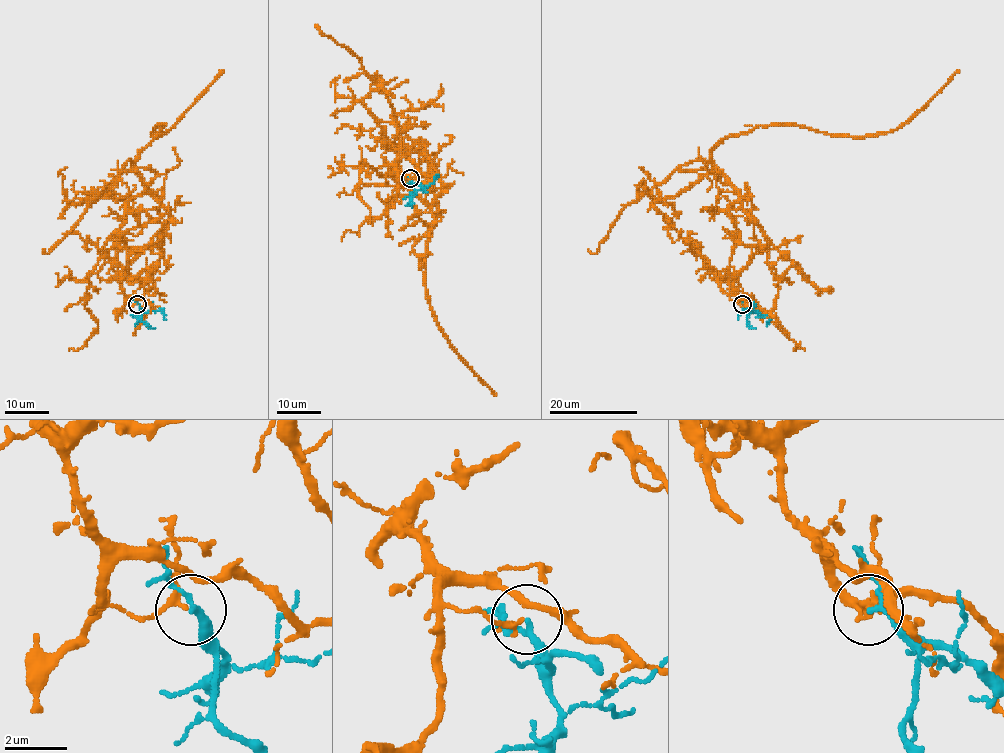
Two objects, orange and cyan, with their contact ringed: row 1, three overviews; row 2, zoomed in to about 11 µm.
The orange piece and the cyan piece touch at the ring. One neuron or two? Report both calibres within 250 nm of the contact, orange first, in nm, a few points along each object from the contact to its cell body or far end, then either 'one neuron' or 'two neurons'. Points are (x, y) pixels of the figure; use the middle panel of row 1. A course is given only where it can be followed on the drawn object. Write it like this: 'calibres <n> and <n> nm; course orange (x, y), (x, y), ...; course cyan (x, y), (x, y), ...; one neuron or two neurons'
calibres 120 and 170 nm; course orange (409, 178), (389, 168), (427, 204), (442, 189), (410, 147), (436, 195), (425, 254), (433, 320), (494, 396); course cyan (410, 178), (416, 192), (433, 182), (438, 174); two neurons

